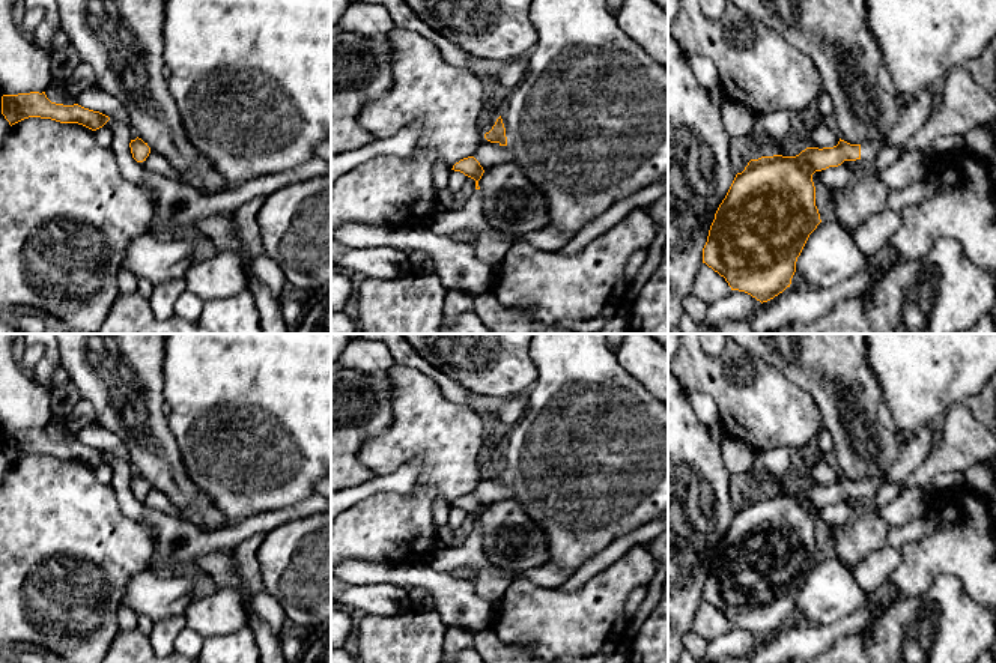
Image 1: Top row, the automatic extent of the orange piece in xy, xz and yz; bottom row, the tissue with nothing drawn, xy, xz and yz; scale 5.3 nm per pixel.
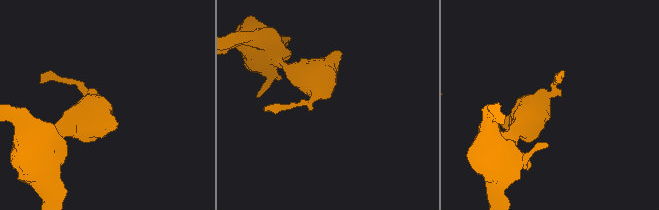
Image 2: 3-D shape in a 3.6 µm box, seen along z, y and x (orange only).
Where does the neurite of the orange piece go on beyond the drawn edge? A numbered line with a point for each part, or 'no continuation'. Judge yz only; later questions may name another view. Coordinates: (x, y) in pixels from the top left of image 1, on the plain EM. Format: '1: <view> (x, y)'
1: yz (915, 450)

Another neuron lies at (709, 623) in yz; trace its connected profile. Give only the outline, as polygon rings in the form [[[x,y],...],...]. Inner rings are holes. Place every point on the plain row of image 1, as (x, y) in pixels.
[[[706,600],[701,601],[695,612],[695,618],[691,621],[691,631],[704,637],[707,642],[724,636],[731,628],[731,624],[712,604]]]

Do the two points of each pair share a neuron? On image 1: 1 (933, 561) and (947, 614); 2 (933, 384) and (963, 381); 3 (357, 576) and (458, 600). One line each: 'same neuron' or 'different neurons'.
1: different neurons
2: same neuron
3: same neuron

